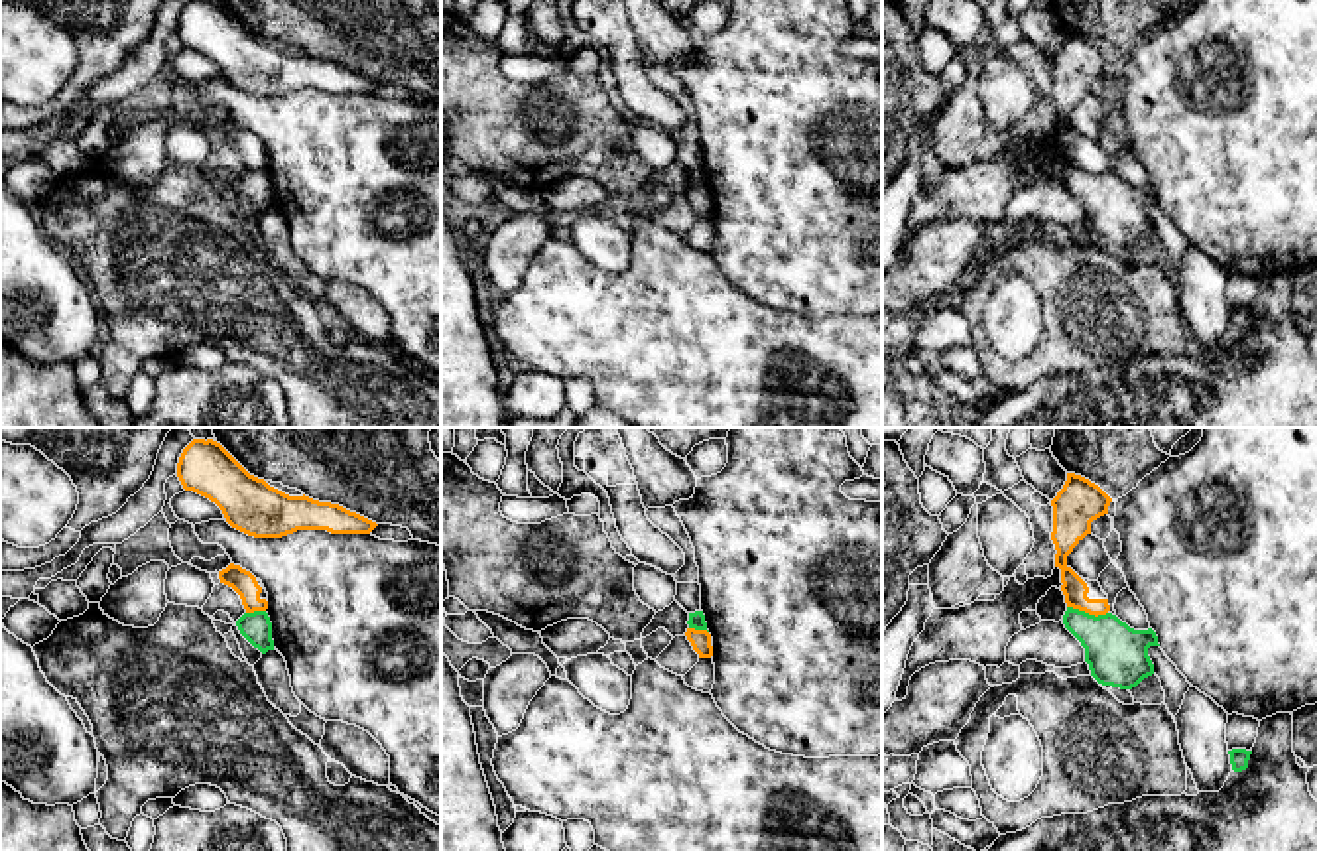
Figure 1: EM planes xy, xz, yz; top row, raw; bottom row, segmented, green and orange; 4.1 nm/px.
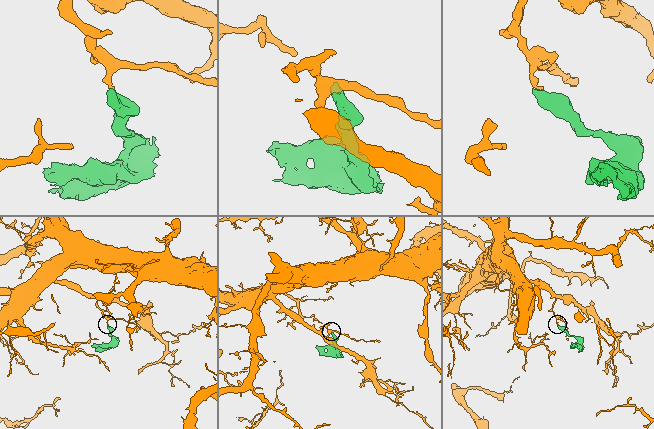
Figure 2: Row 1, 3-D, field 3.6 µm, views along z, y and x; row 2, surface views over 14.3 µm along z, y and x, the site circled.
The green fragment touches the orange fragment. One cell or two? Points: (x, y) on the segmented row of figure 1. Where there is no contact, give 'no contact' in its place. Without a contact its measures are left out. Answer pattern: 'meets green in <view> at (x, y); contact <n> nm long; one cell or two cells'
meets green in yz at (1087, 613); contact 170 nm long; two cells

